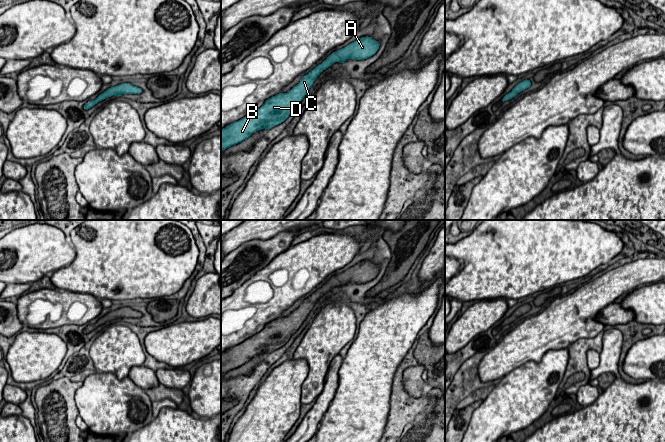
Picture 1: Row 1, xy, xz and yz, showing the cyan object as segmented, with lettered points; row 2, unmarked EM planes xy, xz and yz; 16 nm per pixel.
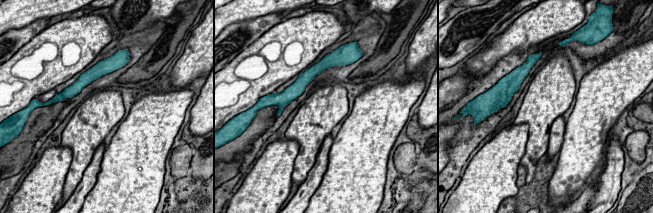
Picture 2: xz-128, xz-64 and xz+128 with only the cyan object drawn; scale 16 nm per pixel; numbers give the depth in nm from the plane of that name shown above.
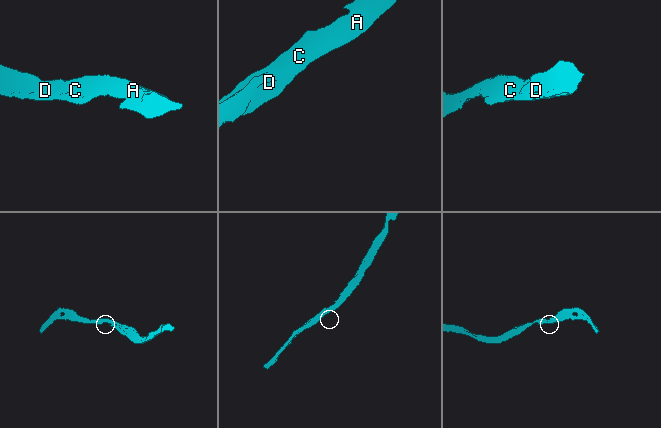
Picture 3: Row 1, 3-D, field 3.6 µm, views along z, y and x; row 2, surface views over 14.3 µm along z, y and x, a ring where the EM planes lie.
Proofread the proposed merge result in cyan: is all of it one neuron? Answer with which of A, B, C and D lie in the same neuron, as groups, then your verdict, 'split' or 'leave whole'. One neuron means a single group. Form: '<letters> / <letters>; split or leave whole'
A B C D; leave whole

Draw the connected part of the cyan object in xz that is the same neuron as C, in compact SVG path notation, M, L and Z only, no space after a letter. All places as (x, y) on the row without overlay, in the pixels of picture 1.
M361 261L346 271L333 276L287 317L279 317L268 322L258 333L221 354L221 374L241 367L254 356L269 354L284 346L301 327L320 297L333 287L344 287L348 283L364 284L373 280L380 268L372 261Z

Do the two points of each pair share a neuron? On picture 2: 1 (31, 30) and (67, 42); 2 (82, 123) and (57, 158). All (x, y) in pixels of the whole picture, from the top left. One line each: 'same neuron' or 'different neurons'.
1: different neurons
2: different neurons

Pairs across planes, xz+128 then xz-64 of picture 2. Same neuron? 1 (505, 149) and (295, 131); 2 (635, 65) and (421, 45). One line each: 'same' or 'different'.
1: different
2: different

